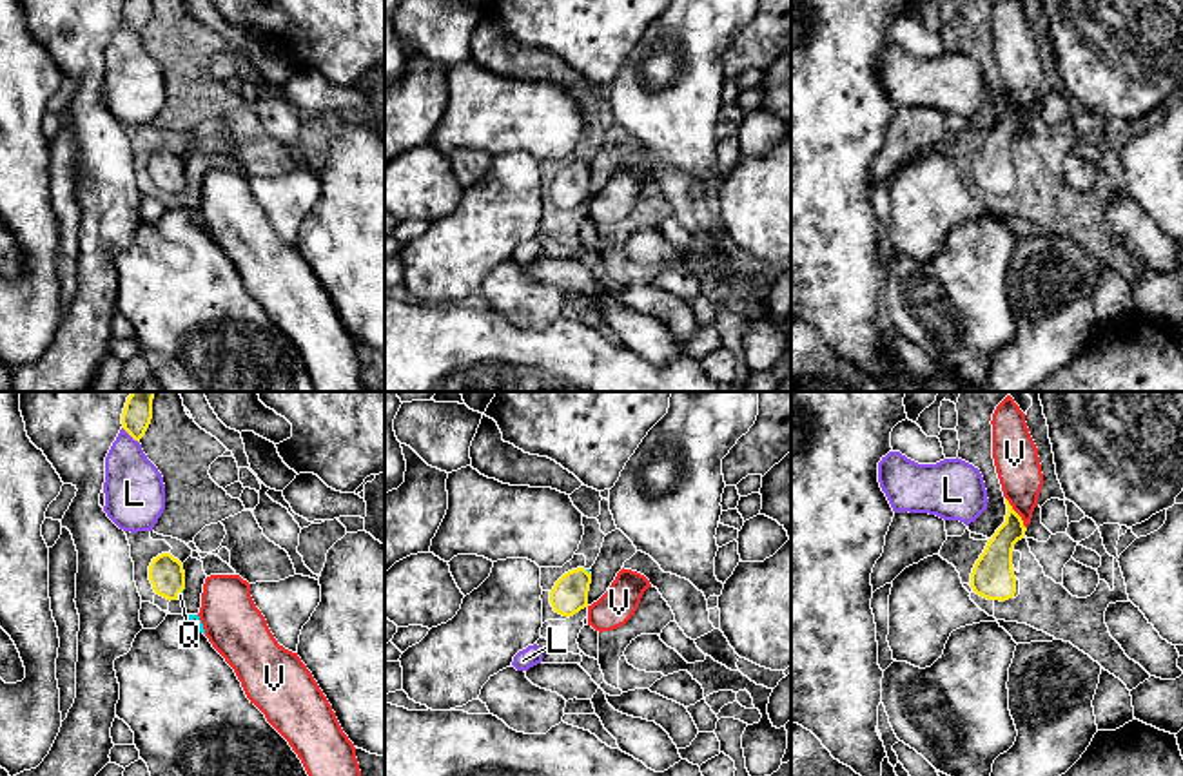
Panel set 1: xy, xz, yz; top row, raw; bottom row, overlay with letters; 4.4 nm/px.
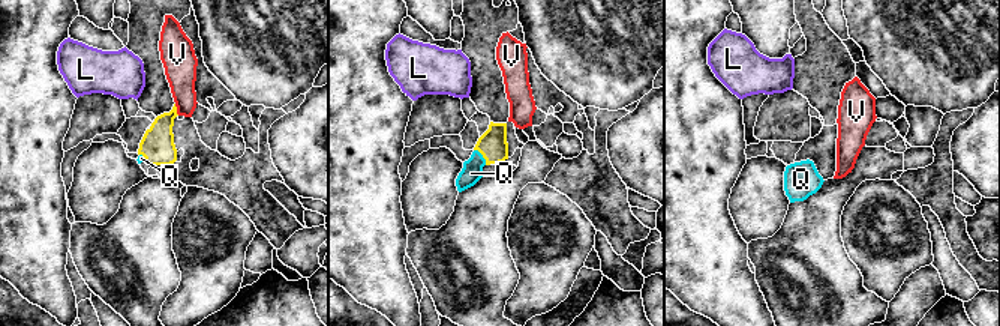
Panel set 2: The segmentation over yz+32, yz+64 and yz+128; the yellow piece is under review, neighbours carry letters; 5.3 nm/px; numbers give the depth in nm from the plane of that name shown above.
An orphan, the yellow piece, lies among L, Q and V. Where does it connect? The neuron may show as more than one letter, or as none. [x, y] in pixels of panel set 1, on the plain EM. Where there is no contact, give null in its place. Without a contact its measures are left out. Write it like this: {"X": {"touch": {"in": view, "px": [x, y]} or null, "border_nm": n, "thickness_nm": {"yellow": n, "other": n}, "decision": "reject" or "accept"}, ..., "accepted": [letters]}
{"L": {"touch": {"in": "xy", "px": [131, 29]}, "border_nm": 110, "thickness_nm": {"yellow": 120, "other": 260}, "decision": "reject"}, "Q": {"touch": {"in": "xy", "px": [178, 187]}, "border_nm": 50, "thickness_nm": {"yellow": 160, "other": 20}, "decision": "accept"}, "V": {"touch": {"in": "yz", "px": [1016, 107]}, "border_nm": 170, "thickness_nm": {"yellow": 160, "other": 200}, "decision": "reject"}, "accepted": ["Q"]}

